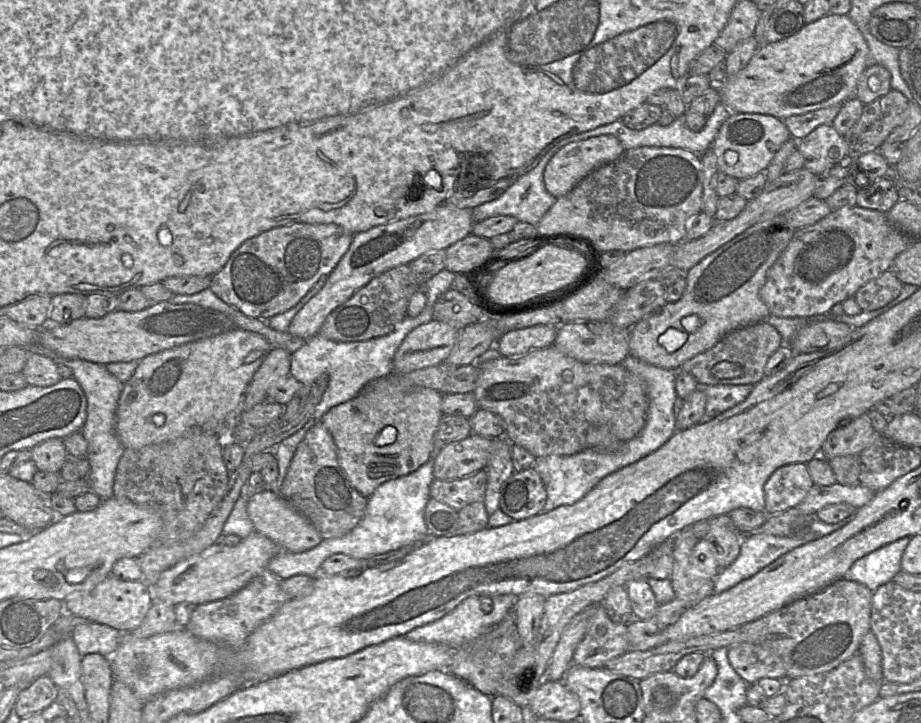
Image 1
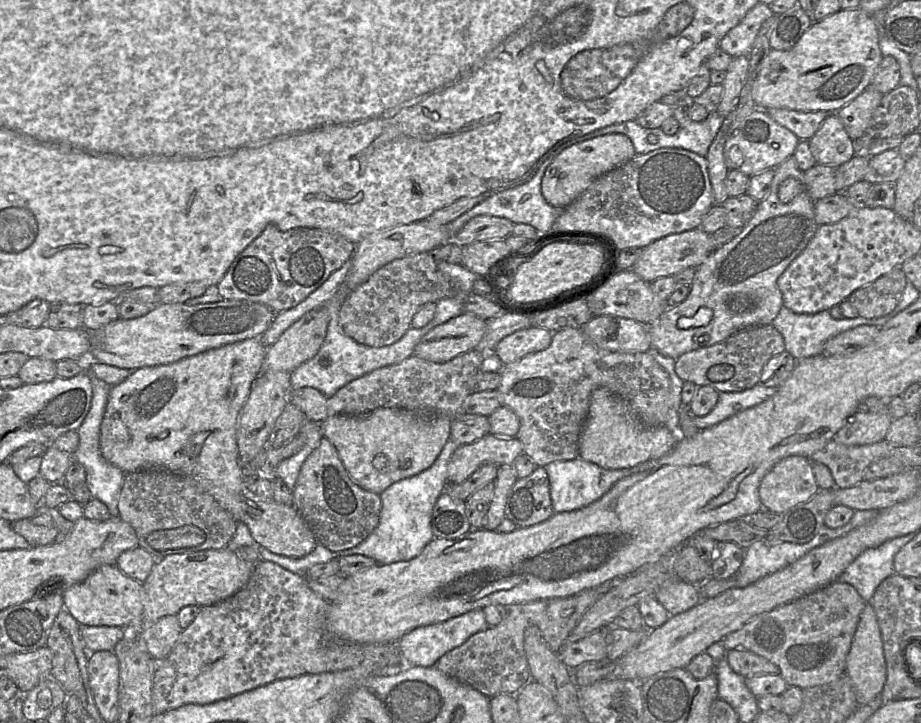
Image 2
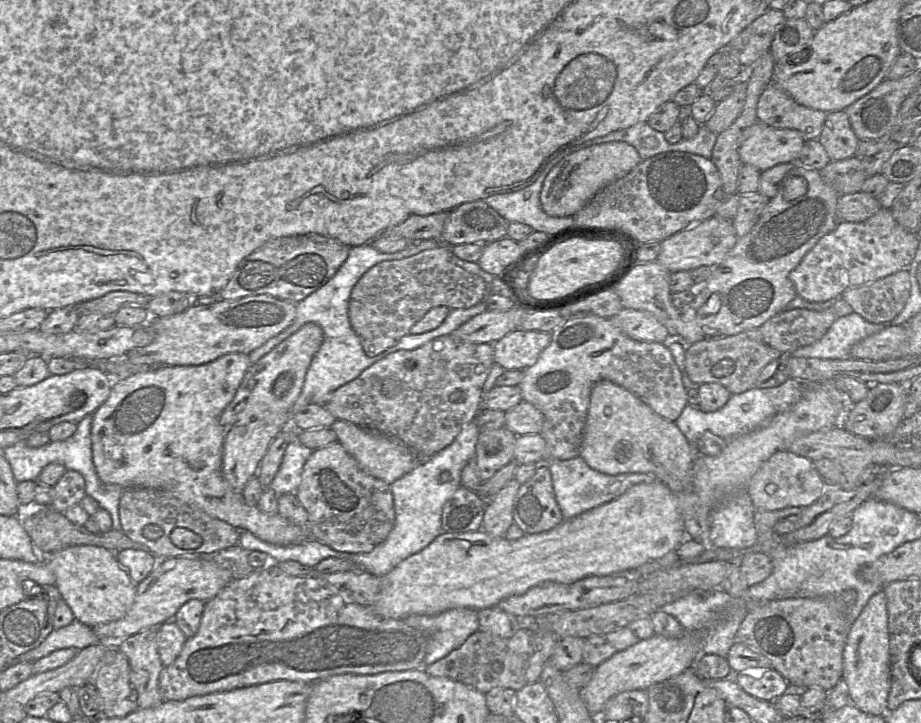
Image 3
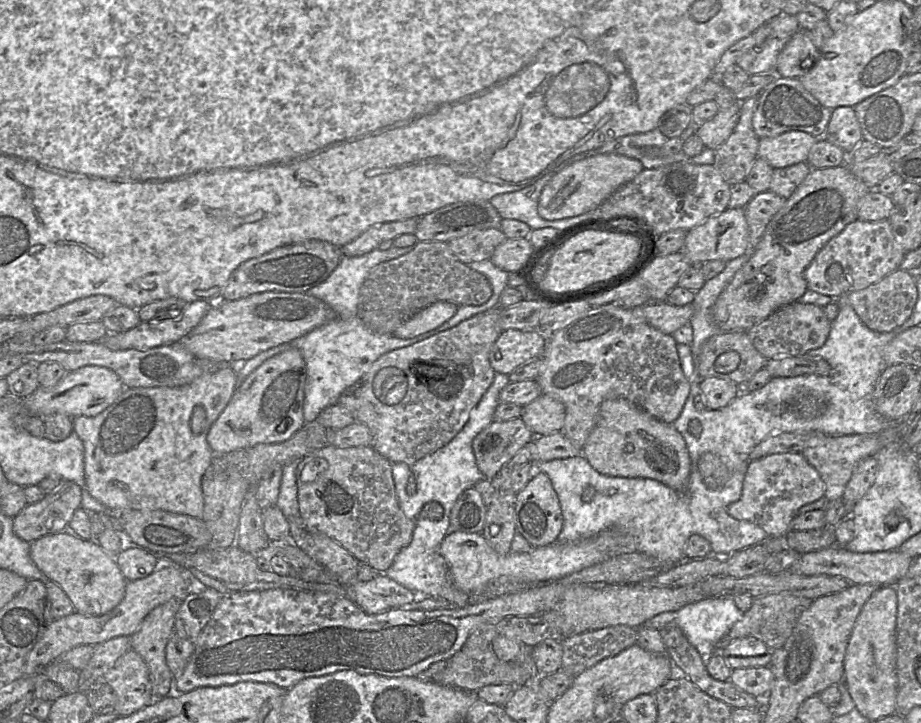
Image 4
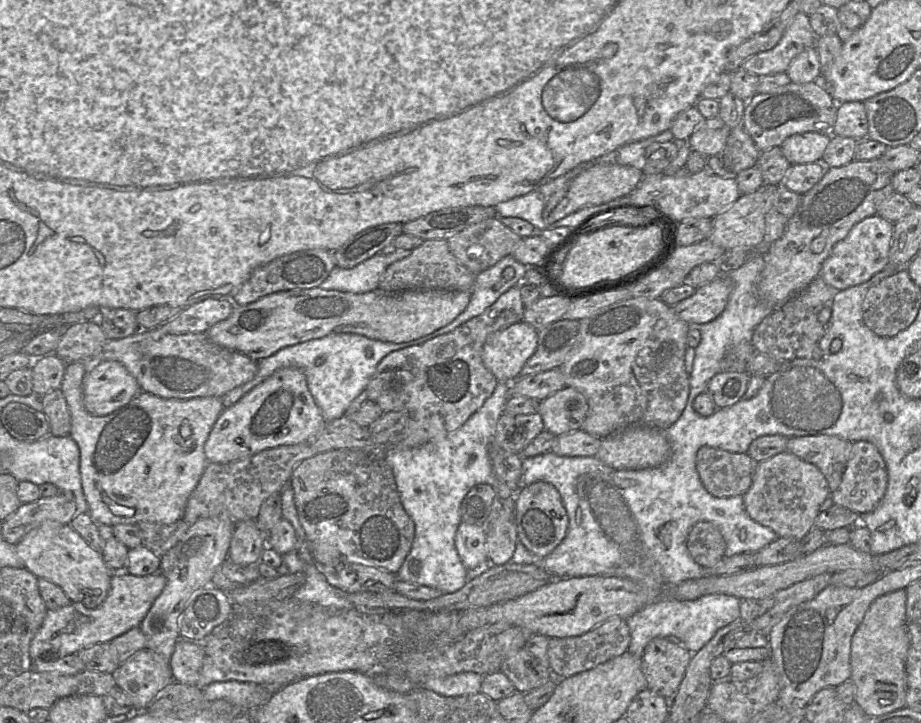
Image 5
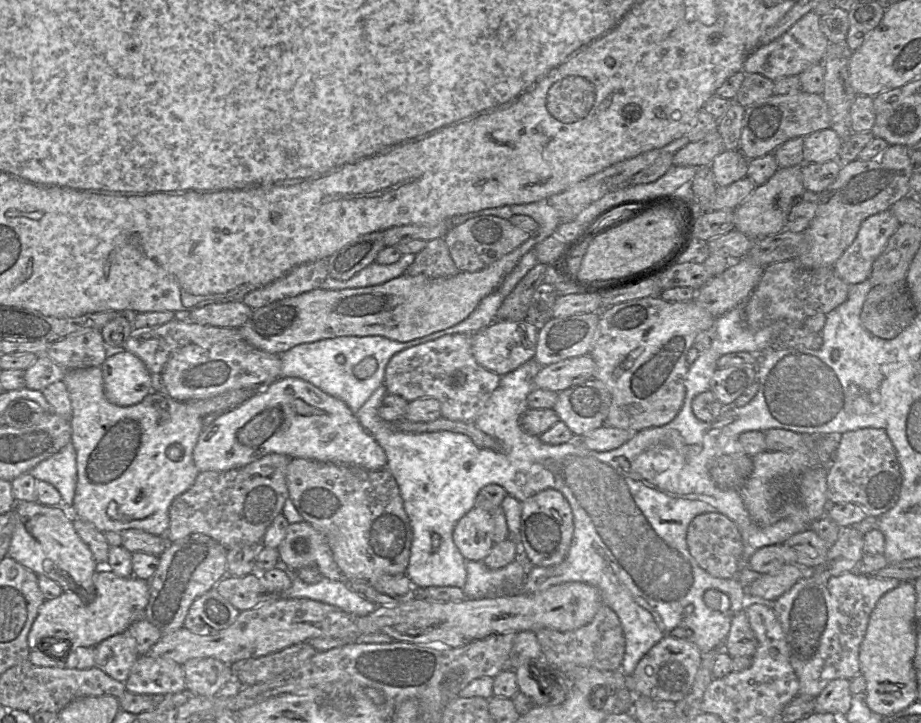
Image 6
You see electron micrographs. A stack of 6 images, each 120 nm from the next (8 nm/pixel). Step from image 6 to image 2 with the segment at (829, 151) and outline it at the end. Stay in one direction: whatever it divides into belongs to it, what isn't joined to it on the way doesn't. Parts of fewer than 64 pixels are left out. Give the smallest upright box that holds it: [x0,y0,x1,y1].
[724,108,799,177]

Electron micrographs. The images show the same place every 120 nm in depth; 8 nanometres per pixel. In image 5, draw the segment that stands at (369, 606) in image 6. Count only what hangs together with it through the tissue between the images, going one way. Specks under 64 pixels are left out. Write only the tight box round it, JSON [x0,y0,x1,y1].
[282,549,353,612]

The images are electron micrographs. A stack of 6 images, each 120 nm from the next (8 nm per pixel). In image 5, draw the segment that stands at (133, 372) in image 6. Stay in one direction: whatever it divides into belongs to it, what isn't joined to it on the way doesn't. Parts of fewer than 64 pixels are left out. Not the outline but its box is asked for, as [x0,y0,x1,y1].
[83,361,141,416]

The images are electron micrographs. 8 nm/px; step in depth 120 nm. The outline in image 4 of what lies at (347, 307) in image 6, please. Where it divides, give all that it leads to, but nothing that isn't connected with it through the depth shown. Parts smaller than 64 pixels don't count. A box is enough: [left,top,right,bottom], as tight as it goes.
[180,153,643,369]

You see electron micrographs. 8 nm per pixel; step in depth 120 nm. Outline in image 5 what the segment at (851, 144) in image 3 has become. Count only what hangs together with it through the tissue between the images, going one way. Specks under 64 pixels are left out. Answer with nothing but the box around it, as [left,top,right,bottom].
[831,101,868,141]

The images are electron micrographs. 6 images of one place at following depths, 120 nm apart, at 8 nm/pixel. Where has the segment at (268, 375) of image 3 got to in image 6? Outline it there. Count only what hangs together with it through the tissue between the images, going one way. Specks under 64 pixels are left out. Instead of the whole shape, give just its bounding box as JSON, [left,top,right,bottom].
[193,377,386,472]

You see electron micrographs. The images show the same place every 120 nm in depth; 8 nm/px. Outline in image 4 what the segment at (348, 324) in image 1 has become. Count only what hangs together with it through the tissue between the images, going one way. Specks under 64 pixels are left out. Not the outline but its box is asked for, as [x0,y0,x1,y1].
[358,241,492,335]

